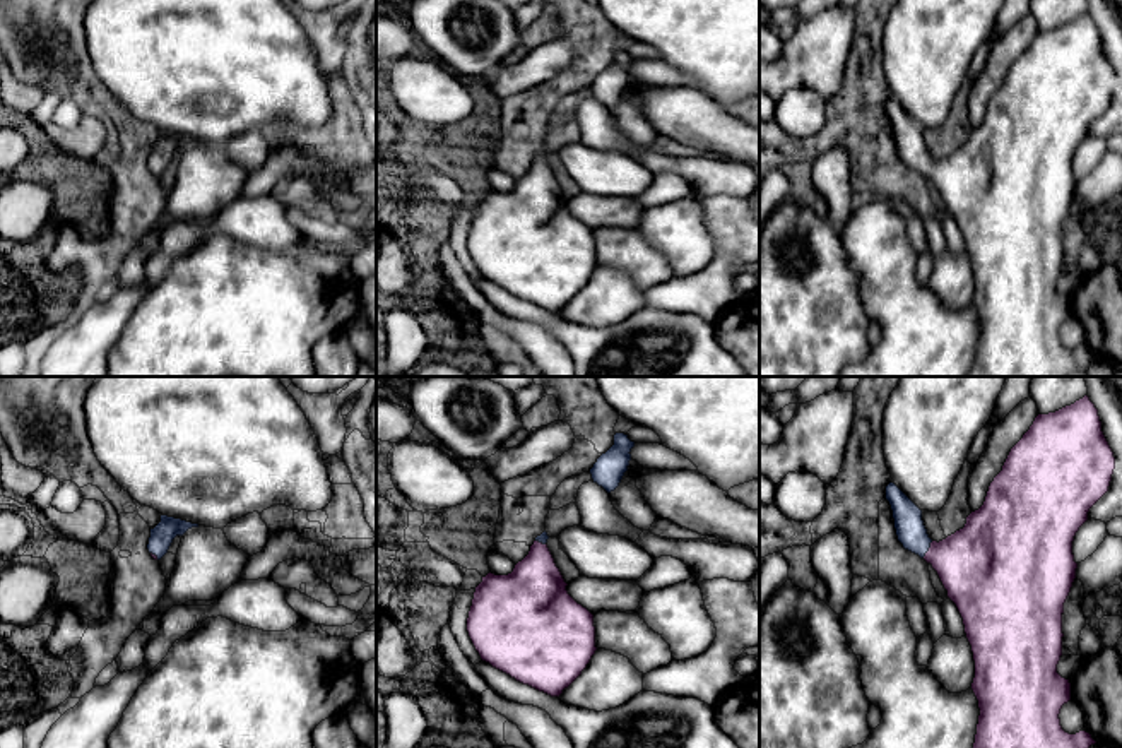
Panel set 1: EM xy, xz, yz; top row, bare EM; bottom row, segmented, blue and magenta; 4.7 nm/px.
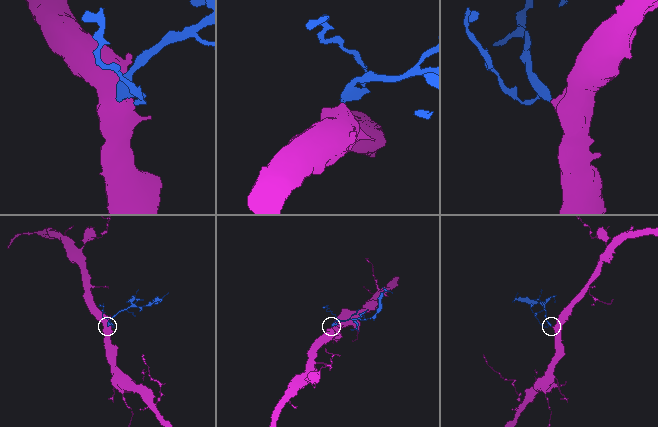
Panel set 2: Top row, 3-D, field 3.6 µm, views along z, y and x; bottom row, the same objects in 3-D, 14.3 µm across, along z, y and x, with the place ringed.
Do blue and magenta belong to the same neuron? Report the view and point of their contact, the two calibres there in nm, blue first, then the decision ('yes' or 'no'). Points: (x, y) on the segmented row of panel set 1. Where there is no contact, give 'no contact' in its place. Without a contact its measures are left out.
yz (927, 550) | 140/380 nm | yes

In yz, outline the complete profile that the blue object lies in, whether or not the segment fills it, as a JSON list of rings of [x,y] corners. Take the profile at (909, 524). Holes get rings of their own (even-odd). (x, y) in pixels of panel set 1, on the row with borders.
[[[1084,395],[1035,418],[990,483],[983,505],[966,517],[963,529],[939,543],[929,537],[922,510],[895,483],[886,486],[898,541],[932,565],[963,618],[975,661],[971,690],[980,709],[973,748],[1090,748],[1096,743],[1086,731],[1069,734],[1062,729],[1059,714],[1071,700],[1071,683],[1057,673],[1057,664],[1062,656],[1064,603],[1078,568],[1072,541],[1090,508],[1108,491],[1113,469],[1115,457],[1101,431],[1098,409]]]

